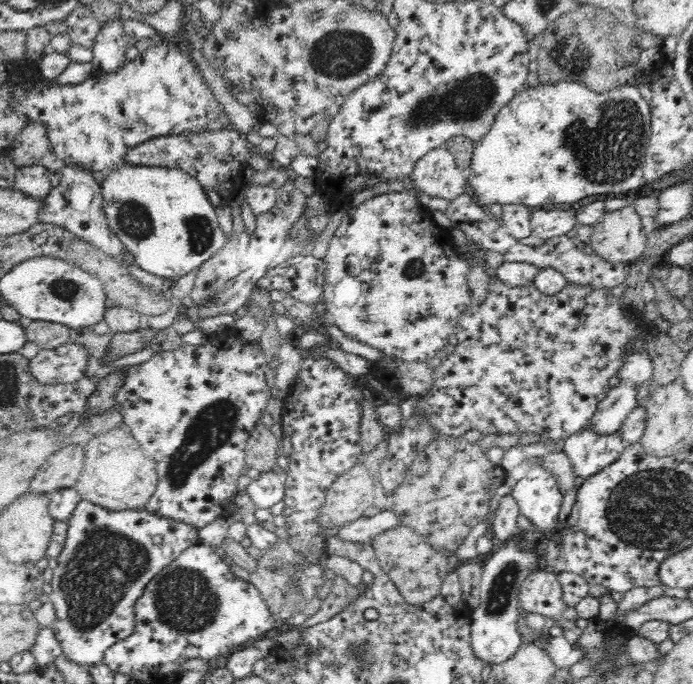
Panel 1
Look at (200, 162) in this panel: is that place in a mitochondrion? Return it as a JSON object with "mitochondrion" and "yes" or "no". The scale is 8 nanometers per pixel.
{"mitochondrion":"no"}

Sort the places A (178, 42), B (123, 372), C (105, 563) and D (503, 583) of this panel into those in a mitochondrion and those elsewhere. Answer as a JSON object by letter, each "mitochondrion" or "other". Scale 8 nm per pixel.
{"A":"other","B":"other","C":"mitochondrion","D":"mitochondrion"}

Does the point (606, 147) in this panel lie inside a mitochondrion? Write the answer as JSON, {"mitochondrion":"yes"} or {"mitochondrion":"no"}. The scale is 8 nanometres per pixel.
{"mitochondrion":"yes"}

